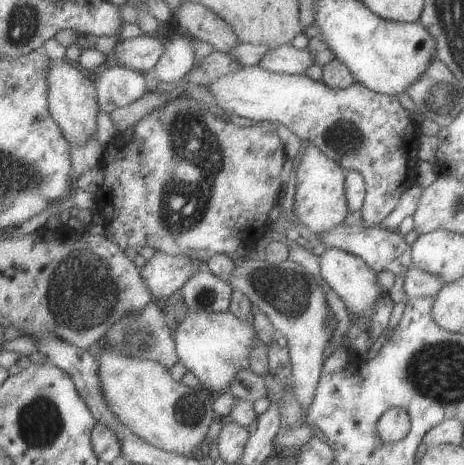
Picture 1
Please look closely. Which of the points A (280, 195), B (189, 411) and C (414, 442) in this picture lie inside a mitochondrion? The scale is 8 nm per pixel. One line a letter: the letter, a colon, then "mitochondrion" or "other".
A: other
B: mitochondrion
C: other

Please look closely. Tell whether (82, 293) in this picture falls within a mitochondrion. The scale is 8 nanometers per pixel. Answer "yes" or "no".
yes

